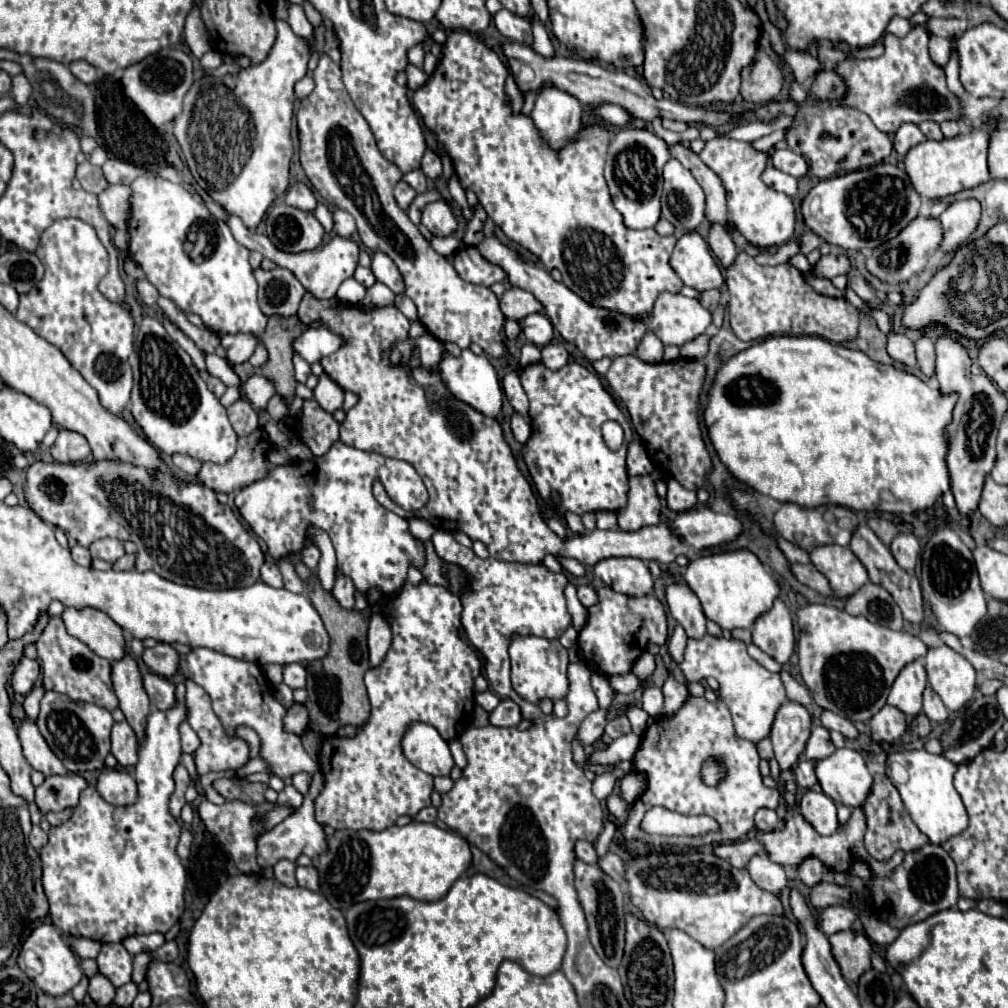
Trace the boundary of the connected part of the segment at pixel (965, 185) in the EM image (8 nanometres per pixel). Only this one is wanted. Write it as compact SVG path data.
M996 123L982 125L974 133L958 135L954 139L942 139L942 141L924 141L916 147L912 147L904 155L904 167L912 181L912 187L920 197L928 199L942 199L948 195L954 195L962 189L972 189L984 181L990 179L988 173L988 133L996 127Z

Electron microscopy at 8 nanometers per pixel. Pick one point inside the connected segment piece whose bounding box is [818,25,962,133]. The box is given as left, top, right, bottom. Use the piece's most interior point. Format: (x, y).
(903, 85)

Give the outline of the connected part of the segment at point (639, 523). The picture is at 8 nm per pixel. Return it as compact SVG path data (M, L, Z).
M654 471L644 477L630 477L628 481L628 503L616 511L618 527L622 531L638 531L646 525L656 525L660 519L660 499L656 495L654 481L660 473Z

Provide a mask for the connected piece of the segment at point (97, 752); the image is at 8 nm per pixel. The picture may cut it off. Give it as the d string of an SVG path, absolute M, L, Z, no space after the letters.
M46 691L40 701L40 717L36 725L48 747L70 773L98 771L104 767L104 759L110 753L110 729L114 725L108 709L94 703L74 703L62 693Z

